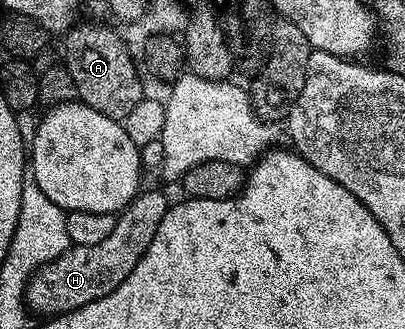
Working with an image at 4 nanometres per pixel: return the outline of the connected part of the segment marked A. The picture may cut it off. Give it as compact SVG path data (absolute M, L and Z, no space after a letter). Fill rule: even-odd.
M75 25L64 38L64 65L76 84L78 98L85 106L96 108L96 112L104 112L104 116L125 120L144 96L142 78L138 75L139 63L136 58L134 63L125 40L116 31L106 26L82 25Z

